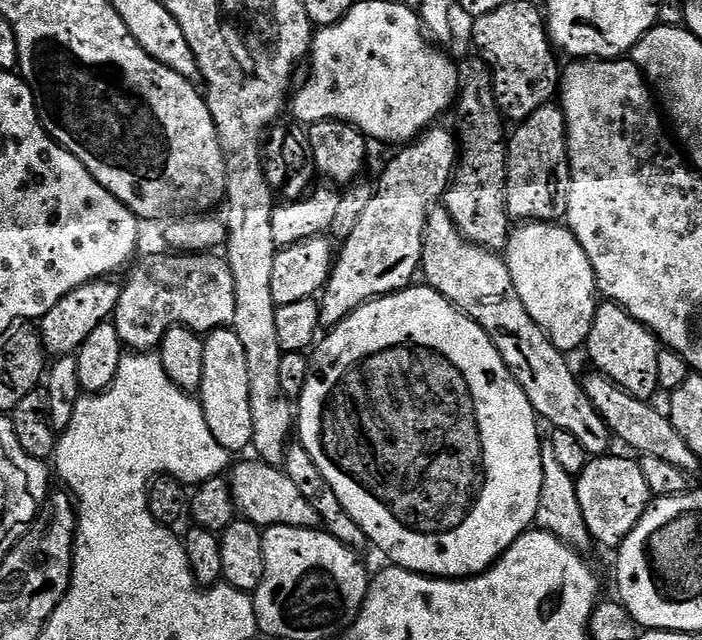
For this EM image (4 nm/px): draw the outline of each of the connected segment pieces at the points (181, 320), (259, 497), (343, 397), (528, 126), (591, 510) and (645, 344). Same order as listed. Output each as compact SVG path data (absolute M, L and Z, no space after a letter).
M220 254L167 255L146 257L131 269L132 277L123 281L114 323L121 345L132 352L151 353L159 349L171 328L189 328L192 332L207 334L215 328L231 328L234 322L234 274L230 274L227 259Z
M259 458L251 459L242 461L237 468L235 465L230 472L239 515L261 530L272 528L275 524L295 528L316 528L320 519L314 506L310 506L310 501L301 494L298 486L290 482L283 467L268 464Z
M409 286L403 292L392 292L389 296L380 296L376 300L371 300L369 304L363 304L358 310L354 310L354 314L347 316L337 328L331 329L315 345L310 356L312 361L310 378L306 378L306 390L302 390L298 401L298 440L310 454L310 458L314 458L318 470L322 470L322 478L326 478L326 482L330 482L330 486L334 486L334 494L338 494L342 506L346 506L350 518L354 518L354 522L358 522L358 526L371 543L373 540L392 559L389 561L395 567L418 572L422 576L434 576L446 580L467 580L470 576L478 576L481 572L488 571L523 532L529 531L533 527L536 511L538 510L538 494L542 494L541 425L538 423L535 410L530 406L530 398L526 398L522 386L512 377L512 371L506 366L502 354L498 354L498 350L492 339L486 334L486 330L482 330L482 326L478 326L464 312L459 312L445 296L438 294L433 288L427 286L416 287Z
M550 102L530 118L519 121L508 136L508 181L506 206L513 222L560 222L568 215L570 198L570 162L566 118L559 103Z
M609 454L589 459L588 465L582 470L582 474L576 477L576 489L578 490L578 503L582 506L582 518L586 518L586 530L592 536L593 541L604 548L619 549L619 546L638 526L642 514L652 503L654 497L650 486L646 486L646 478L642 478L642 470L635 459L627 460L624 456Z
M600 302L596 305L594 322L586 345L586 353L592 359L591 367L606 378L610 378L622 390L634 398L651 401L655 392L661 391L658 382L658 354L662 345L654 333L642 322L638 322L621 304Z

